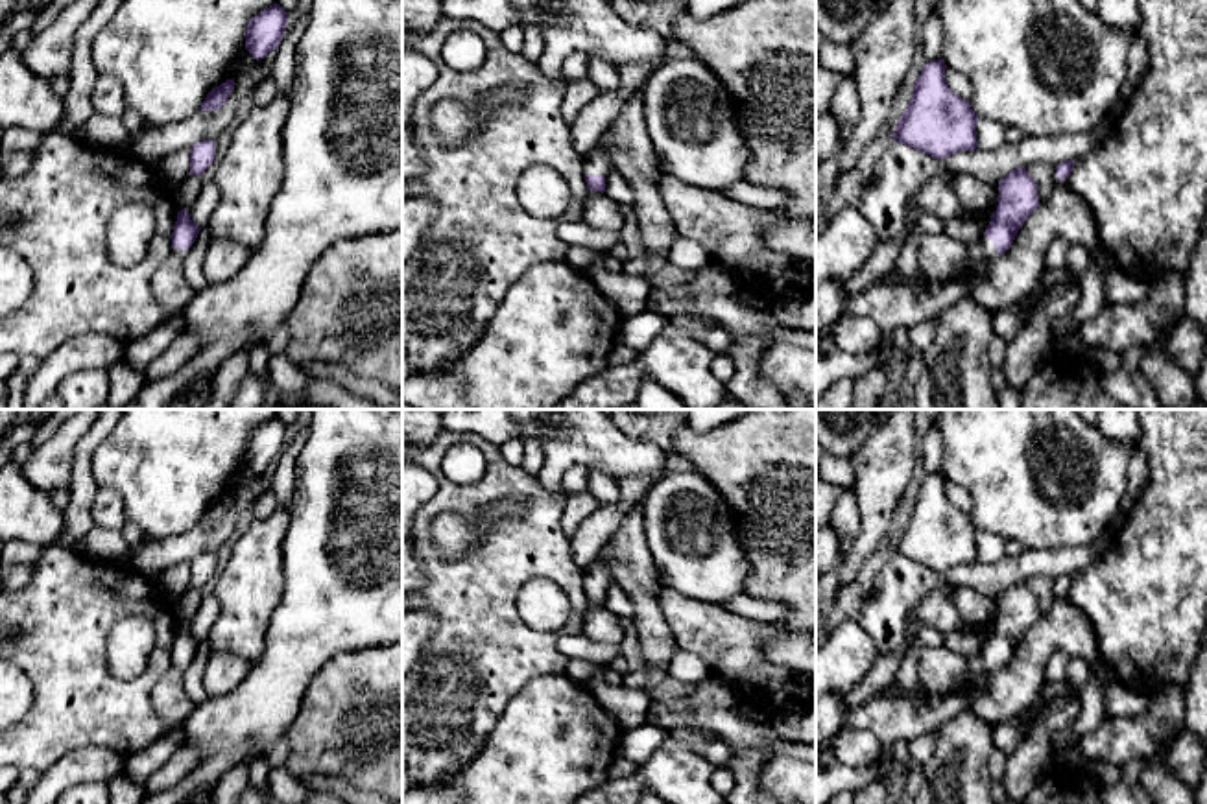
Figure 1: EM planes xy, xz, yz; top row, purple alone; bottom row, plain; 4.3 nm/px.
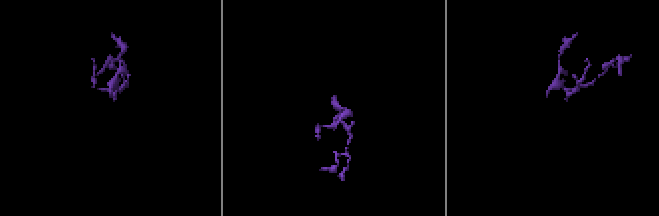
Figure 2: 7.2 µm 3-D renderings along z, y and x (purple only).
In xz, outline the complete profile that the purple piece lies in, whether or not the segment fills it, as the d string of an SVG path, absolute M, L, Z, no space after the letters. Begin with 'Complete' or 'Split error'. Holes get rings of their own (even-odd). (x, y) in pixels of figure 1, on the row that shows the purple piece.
Split error. M591 151L585 157L585 183L589 190L605 192L605 175L611 170L611 160L604 157L600 151Z

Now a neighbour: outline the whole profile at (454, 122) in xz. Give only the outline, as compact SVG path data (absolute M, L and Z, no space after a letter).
M502 87L487 94L476 107L461 101L437 101L432 107L432 125L436 136L458 146L482 129L484 118L504 105L519 105L524 100L524 89Z

